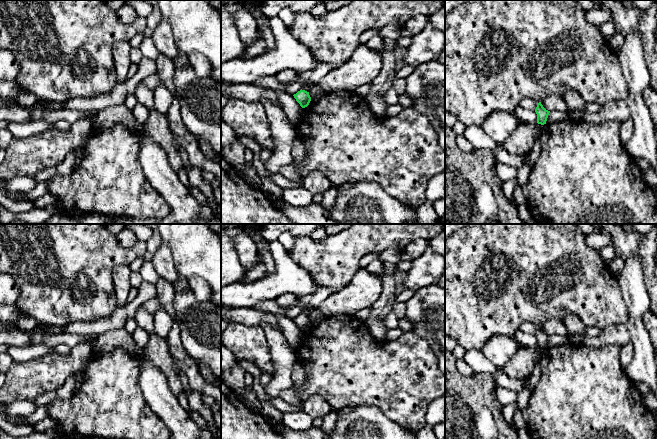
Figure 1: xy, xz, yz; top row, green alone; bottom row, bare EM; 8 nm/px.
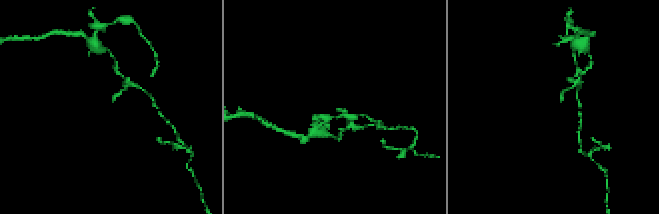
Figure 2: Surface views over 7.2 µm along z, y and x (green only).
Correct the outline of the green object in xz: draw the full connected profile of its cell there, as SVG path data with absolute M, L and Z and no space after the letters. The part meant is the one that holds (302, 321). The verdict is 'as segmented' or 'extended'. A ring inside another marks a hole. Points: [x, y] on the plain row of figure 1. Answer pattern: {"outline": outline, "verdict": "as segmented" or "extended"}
{"outline": "M302 313L298 315L296 318L294 318L293 320L302 332L307 331L311 325L309 316Z", "verdict": "as segmented"}

